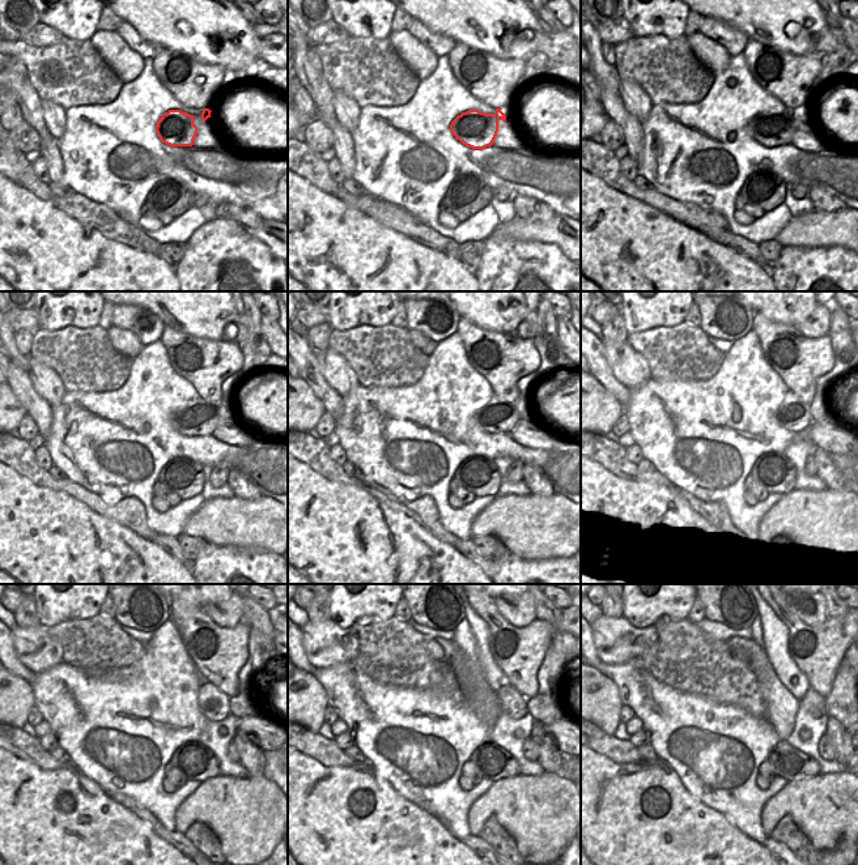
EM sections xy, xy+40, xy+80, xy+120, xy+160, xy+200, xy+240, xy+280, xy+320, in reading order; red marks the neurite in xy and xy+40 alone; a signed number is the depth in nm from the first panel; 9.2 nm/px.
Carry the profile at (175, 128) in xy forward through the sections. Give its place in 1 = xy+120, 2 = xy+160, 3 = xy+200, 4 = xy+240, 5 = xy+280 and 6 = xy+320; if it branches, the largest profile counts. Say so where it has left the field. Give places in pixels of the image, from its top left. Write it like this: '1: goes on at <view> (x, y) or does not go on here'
1: goes on at xy+120 (199, 418)
2: goes on at xy+160 (498, 416)
3: goes on at xy+200 (793, 414)
4: goes on at xy+240 (215, 704)
5: goes on at xy+280 (514, 706)
6: goes on at xy+320 (812, 704)

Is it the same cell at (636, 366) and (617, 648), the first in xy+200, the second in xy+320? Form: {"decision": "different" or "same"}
{"decision": "same"}

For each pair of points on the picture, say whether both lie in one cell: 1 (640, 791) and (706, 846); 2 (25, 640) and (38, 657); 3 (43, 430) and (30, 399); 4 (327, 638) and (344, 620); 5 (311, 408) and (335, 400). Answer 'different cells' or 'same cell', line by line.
1: same cell
2: same cell
3: same cell
4: different cells
5: different cells

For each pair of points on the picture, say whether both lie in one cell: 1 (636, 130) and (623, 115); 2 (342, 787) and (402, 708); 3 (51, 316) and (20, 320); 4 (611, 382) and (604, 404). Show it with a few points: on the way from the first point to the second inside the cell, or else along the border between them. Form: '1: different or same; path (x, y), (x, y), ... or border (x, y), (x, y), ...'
1: same; path (632, 126), (625, 119)
2: different; border (365, 758), (386, 780)
3: different; border (34, 309), (41, 328)
4: different; border (594, 376), (623, 407)

